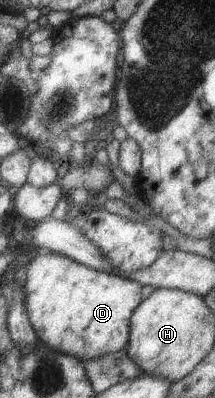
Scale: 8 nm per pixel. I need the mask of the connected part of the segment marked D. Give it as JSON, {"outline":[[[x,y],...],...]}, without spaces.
{"outline":[[[48,251],[41,252],[30,261],[27,268],[22,271],[22,278],[30,323],[43,344],[81,361],[119,352],[128,346],[131,332],[130,318],[137,305],[142,303],[142,286],[137,281],[125,275],[86,267],[69,257]]]}

